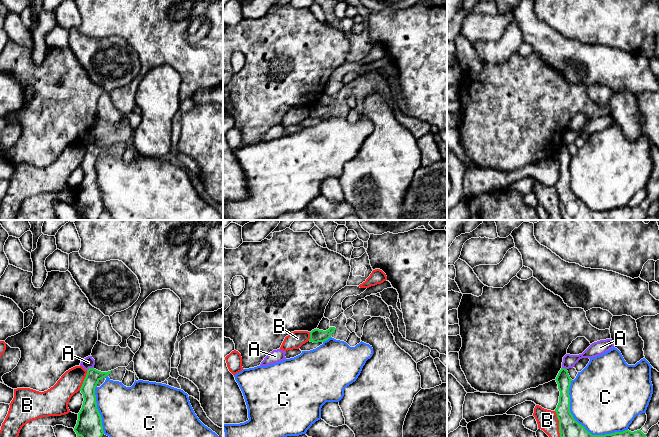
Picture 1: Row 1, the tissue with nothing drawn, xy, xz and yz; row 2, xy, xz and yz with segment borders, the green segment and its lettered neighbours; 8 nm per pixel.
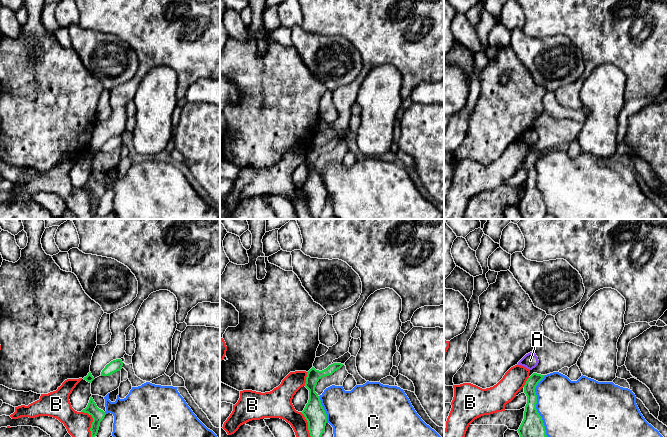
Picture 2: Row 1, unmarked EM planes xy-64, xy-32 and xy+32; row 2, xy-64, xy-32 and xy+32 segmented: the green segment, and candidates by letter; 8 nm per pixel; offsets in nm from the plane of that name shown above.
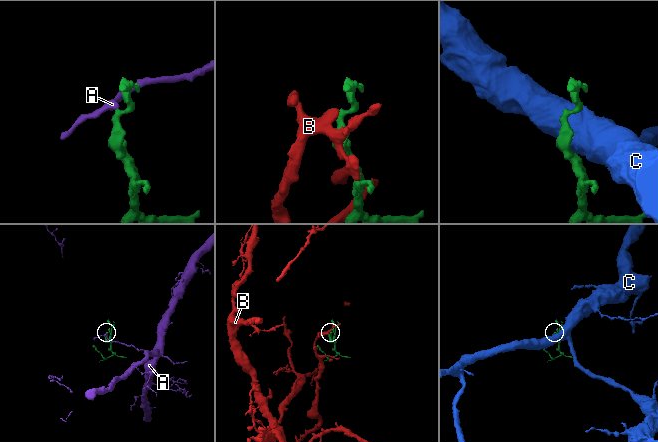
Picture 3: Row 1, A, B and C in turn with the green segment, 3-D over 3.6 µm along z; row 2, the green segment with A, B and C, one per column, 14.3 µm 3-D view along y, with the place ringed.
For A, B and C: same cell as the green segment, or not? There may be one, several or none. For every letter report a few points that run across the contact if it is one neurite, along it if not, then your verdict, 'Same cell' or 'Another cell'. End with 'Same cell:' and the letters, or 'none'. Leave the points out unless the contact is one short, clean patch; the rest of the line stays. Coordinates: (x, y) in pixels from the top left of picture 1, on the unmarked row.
A: Line: xy (93, 142), (87, 146). Another cell
B: Another cell
C: Another cell
Same cell: none

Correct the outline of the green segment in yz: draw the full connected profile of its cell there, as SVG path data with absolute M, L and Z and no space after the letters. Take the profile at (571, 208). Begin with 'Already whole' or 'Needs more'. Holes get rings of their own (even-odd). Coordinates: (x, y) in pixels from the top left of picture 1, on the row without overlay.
Needs more. M653 143L651 144L653 170L646 186L647 197L640 206L634 208L625 206L605 211L592 211L574 195L570 188L569 164L572 155L567 145L561 144L555 156L560 167L555 188L563 220L644 220L649 205L659 198L659 148Z

